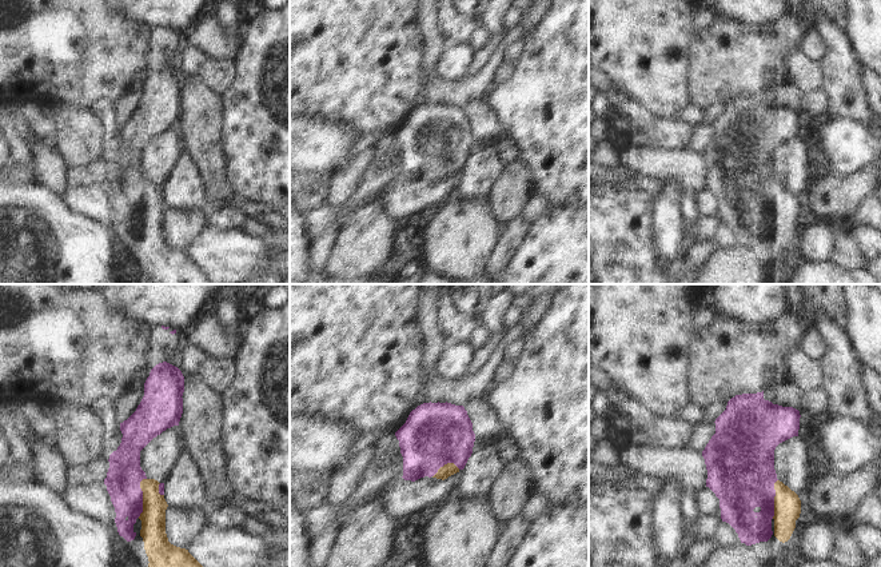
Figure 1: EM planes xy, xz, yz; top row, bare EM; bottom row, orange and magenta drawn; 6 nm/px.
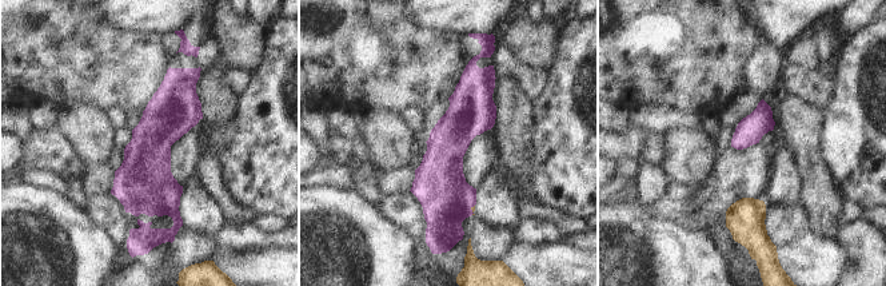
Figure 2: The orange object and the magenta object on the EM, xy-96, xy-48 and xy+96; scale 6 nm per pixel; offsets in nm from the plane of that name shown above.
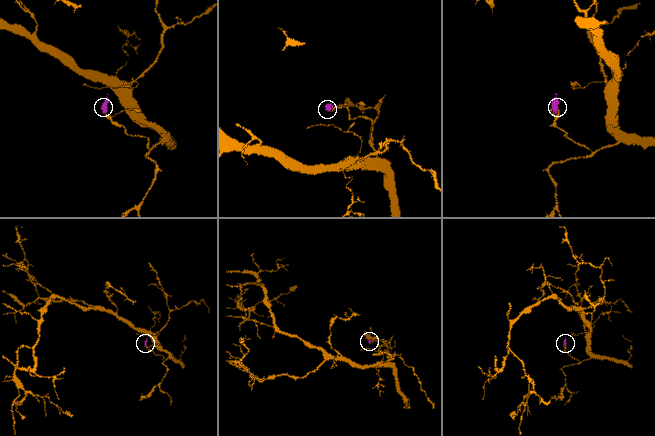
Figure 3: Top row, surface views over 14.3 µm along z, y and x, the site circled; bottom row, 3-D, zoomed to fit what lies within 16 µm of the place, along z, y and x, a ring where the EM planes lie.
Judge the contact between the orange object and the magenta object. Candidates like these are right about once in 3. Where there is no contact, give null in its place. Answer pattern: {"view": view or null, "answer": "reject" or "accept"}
{"view": "xy", "answer": "accept"}

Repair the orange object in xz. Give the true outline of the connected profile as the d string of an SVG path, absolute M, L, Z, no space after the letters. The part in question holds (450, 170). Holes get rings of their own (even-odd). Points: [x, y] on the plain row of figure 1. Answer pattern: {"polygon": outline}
{"polygon": "M423 104L395 133L403 157L403 180L447 180L465 169L475 135L463 107Z"}

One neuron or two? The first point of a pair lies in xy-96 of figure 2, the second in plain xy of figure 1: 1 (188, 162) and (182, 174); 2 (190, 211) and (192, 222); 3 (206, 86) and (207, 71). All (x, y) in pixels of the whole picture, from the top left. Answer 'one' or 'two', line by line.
1: two
2: two
3: two

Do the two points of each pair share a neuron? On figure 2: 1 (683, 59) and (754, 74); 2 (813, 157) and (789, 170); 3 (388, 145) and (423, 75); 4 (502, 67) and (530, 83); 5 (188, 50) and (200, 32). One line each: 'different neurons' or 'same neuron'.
1: different neurons
2: different neurons
3: different neurons
4: same neuron
5: same neuron

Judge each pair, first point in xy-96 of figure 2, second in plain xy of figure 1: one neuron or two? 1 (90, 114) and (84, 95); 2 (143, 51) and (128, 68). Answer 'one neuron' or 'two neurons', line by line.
1: two neurons
2: one neuron

